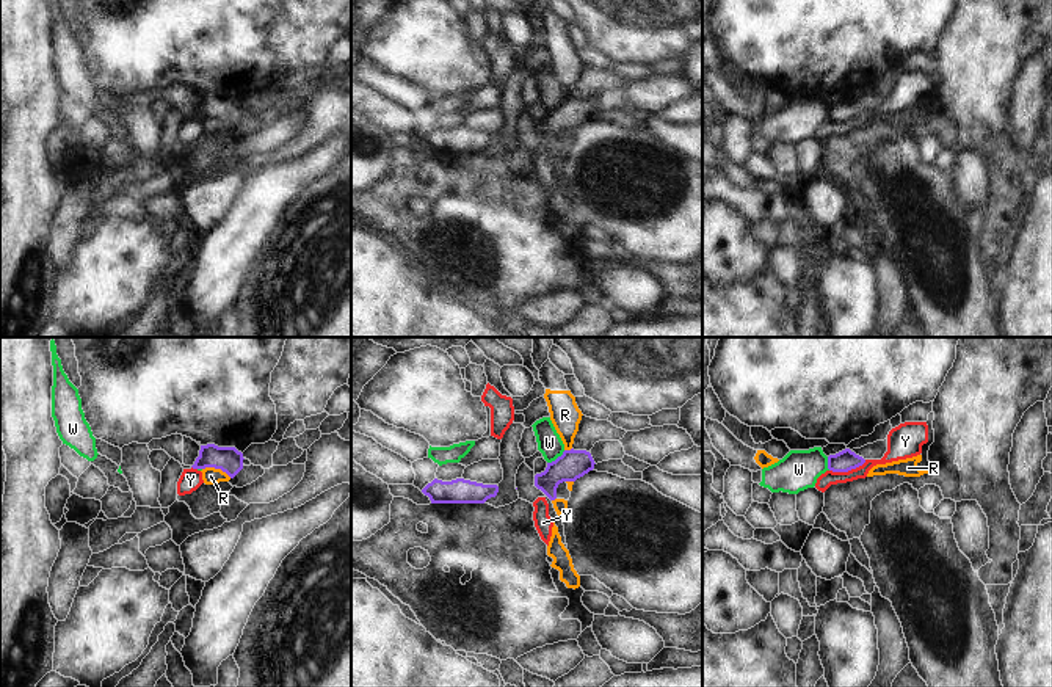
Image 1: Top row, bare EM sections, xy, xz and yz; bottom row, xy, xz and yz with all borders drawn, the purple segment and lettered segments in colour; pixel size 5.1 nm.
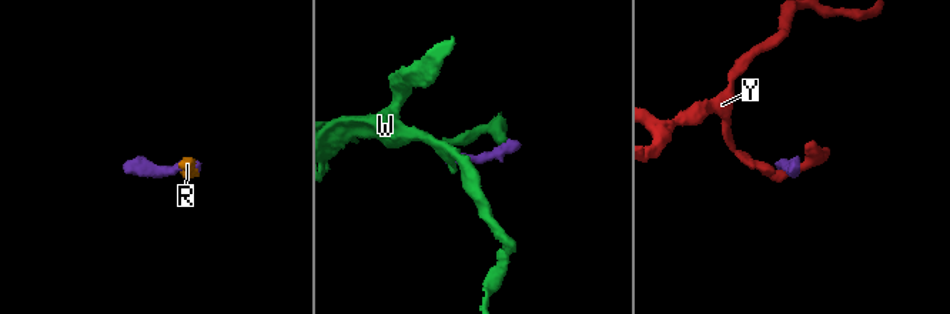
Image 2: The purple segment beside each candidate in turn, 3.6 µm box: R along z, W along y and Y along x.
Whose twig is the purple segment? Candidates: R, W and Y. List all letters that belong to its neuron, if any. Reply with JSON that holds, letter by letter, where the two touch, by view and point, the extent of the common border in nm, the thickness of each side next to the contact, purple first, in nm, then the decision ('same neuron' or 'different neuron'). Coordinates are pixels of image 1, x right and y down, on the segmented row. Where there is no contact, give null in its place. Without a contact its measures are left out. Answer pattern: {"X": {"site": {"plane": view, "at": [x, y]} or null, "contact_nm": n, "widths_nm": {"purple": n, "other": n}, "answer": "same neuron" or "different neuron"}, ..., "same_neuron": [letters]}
{"R": {"site": {"plane": "xy", "at": [217, 468]}, "contact_nm": 160, "widths_nm": {"purple": 140, "other": 90}, "answer": "different neuron"}, "W": {"site": {"plane": "xz", "at": [557, 458]}, "contact_nm": 120, "widths_nm": {"purple": 150, "other": 130}, "answer": "different neuron"}, "Y": {"site": {"plane": "yz", "at": [847, 471]}, "contact_nm": 200, "widths_nm": {"purple": 110, "other": 80}, "answer": "different neuron"}, "same_neuron": []}

